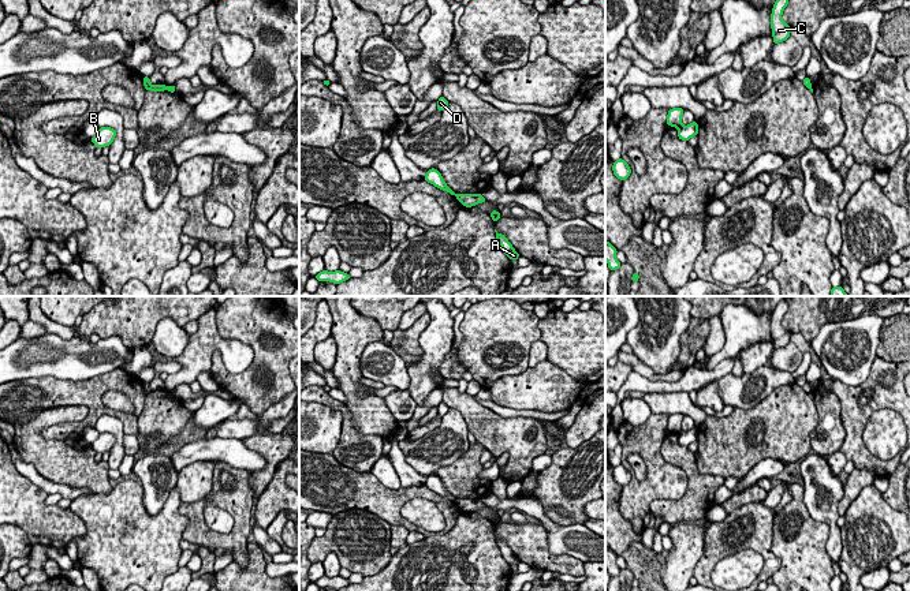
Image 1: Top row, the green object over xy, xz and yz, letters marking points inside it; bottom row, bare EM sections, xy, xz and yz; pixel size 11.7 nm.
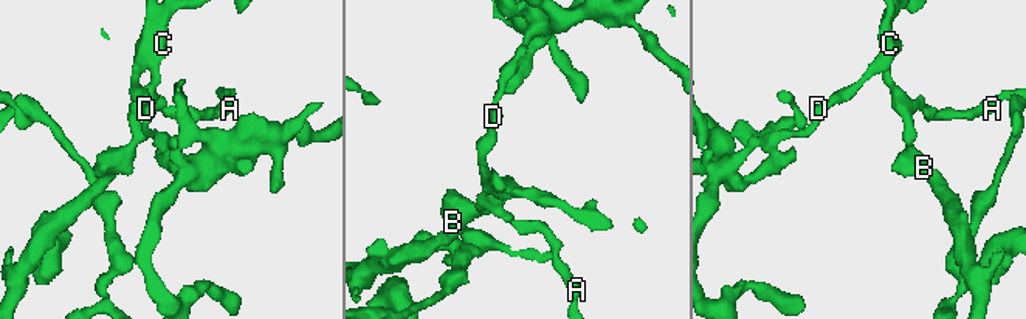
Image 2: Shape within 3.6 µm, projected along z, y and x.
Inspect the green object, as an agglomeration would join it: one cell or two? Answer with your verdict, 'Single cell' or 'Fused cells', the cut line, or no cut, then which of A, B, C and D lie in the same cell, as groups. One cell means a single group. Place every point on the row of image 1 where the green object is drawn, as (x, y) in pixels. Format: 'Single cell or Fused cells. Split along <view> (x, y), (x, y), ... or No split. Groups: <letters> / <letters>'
Fused cells. Split along yz (681, 123), (678, 127). Groups: A D / B C

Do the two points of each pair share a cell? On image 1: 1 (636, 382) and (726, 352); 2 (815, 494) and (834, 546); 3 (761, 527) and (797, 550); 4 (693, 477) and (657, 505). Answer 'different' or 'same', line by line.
1: different
2: same
3: different
4: same

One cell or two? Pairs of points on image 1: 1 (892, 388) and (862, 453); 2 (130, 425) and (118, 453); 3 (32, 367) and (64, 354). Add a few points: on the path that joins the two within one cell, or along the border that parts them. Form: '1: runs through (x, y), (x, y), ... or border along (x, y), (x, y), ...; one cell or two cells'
1: runs through (875, 399), (856, 418), (856, 436); one cell
2: border along (94, 422), (101, 415), (114, 415), (125, 434); two cells
3: runs through (40, 359), (43, 356), (56, 356); one cell

